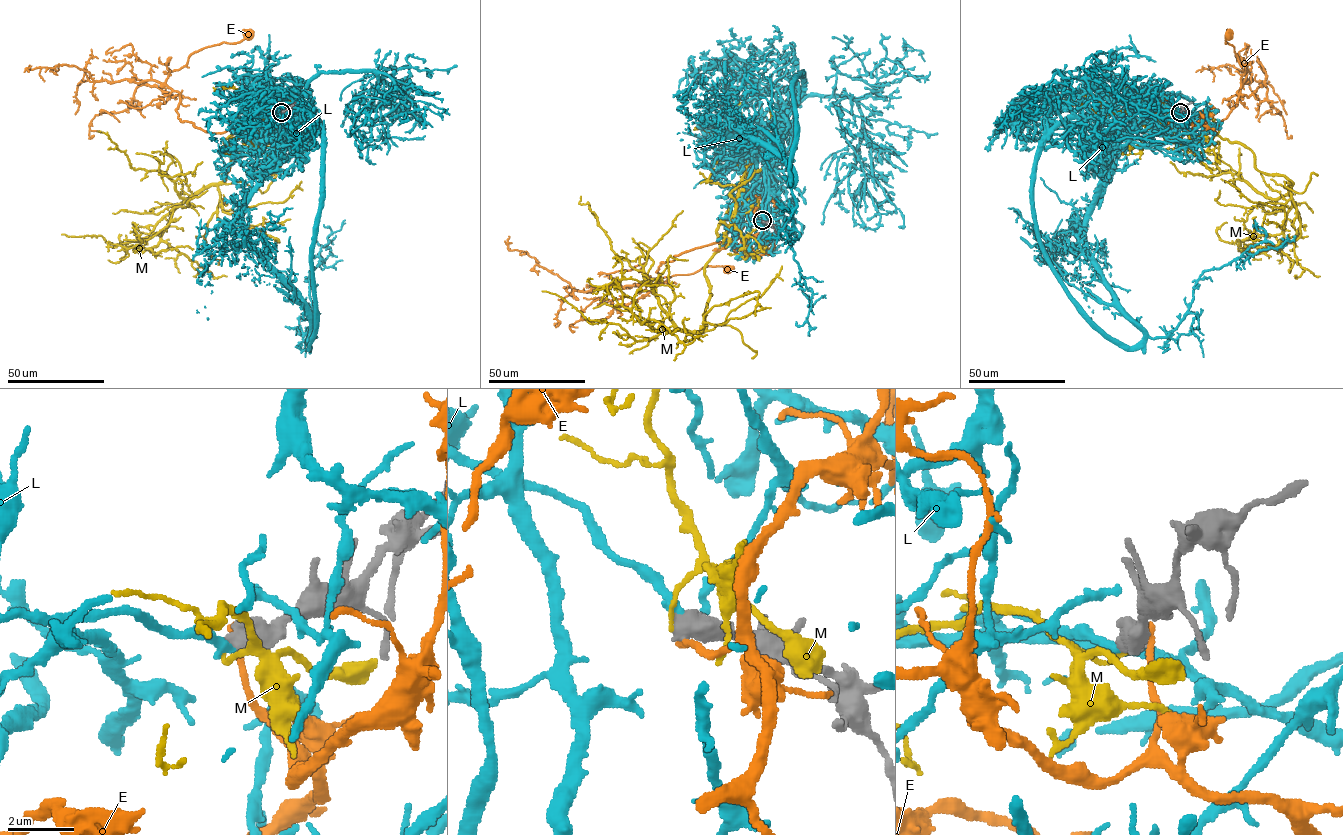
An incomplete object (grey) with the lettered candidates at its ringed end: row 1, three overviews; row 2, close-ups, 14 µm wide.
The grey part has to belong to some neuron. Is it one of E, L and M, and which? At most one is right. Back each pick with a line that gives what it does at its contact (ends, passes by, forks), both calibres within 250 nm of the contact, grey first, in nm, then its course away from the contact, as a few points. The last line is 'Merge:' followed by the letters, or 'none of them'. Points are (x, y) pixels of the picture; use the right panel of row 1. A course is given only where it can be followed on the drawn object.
L: it ends there; 750 nm thick on the grey side, 320 nm on the other; it runs (1180, 111), (1150, 111), (1123, 138), (1088, 212), (1086, 254), (1120, 306), (1166, 336), (1205, 271), (1295, 236)
Merge: L

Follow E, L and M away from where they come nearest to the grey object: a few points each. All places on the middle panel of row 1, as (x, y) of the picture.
E: (762, 223), (767, 229), (759, 234), (661, 262), (660, 279), (646, 281), (708, 266), (728, 270)
L: (762, 220), (753, 213), (754, 158), (725, 126), (764, 143), (790, 174), (790, 245), (812, 292), (810, 335)
M: (762, 221), (761, 204), (739, 196), (705, 268), (705, 329), (683, 332), (644, 273), (615, 253), (581, 196)

